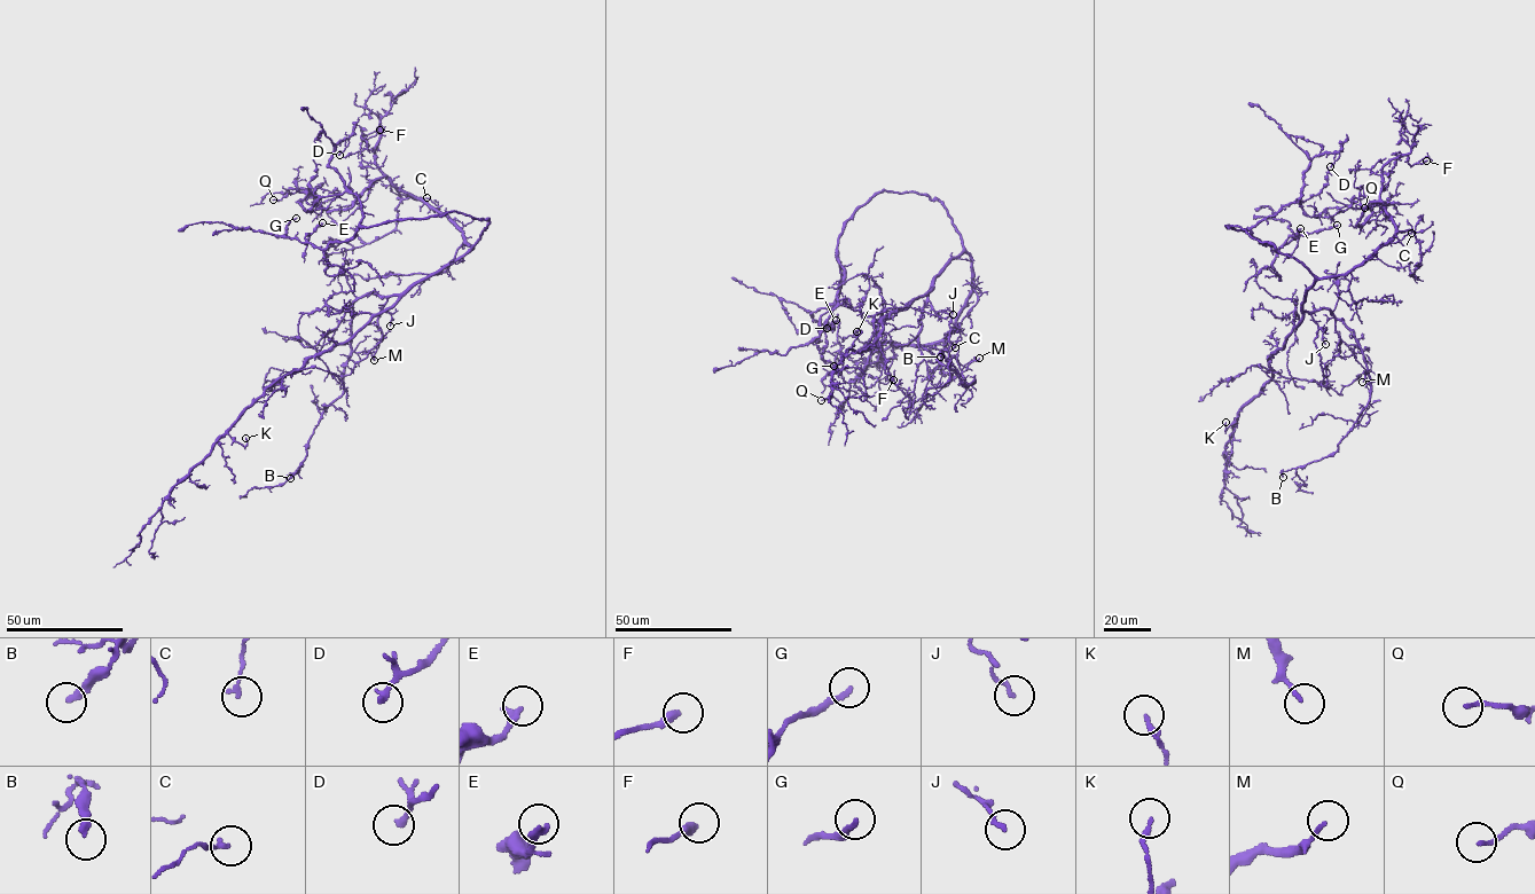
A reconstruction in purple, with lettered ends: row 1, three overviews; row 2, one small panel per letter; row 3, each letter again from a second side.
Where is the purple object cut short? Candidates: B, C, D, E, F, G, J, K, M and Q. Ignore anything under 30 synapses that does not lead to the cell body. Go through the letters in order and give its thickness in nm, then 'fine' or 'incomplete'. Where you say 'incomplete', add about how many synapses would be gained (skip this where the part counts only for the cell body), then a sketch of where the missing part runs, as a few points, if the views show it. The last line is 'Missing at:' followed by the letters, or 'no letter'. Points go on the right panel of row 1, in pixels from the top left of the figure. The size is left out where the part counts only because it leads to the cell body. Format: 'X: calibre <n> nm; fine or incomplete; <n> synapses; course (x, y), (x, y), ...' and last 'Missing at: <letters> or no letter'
B: calibre 280 nm; fine
C: calibre 160 nm; fine
D: calibre 240 nm; fine
E: calibre 280 nm; fine
F: calibre 320 nm; fine
G: calibre 200 nm; fine
J: calibre 150 nm; fine
K: calibre 190 nm; fine
M: calibre 140 nm; fine
Q: calibre 150 nm; fine
Missing at: no letter

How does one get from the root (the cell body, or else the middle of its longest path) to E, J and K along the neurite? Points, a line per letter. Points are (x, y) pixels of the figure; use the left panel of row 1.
E: (443, 269), (471, 249), (487, 220), (455, 211), (398, 219), (361, 226), (324, 249), (305, 237), (322, 222)
J: (443, 269), (420, 280), (402, 293), (389, 297), (382, 312), (391, 314), (390, 326)
K: (443, 269), (420, 280), (347, 340), (271, 384), (243, 408), (228, 431), (243, 446), (245, 438)

